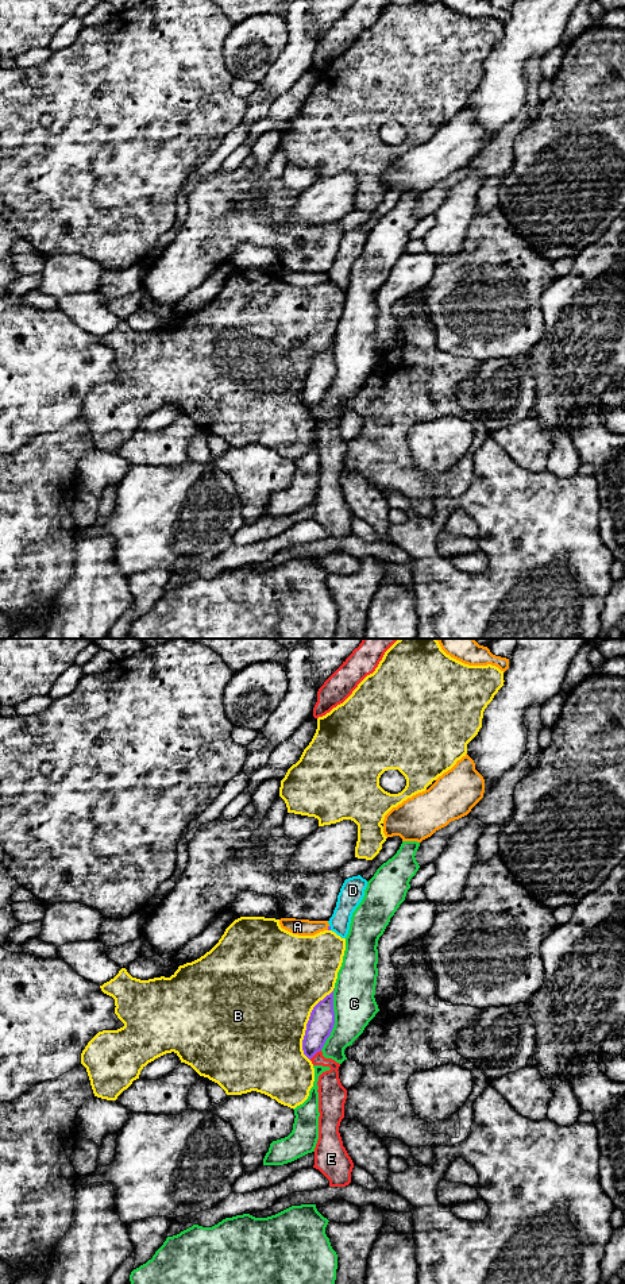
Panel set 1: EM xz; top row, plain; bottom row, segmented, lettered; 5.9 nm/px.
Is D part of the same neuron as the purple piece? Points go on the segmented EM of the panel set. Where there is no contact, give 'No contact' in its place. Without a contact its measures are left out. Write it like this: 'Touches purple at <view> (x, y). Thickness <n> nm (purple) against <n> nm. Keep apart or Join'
Touches purple at xz (330, 928). Thickness 20 nm (purple) against 140 nm. Keep apart

